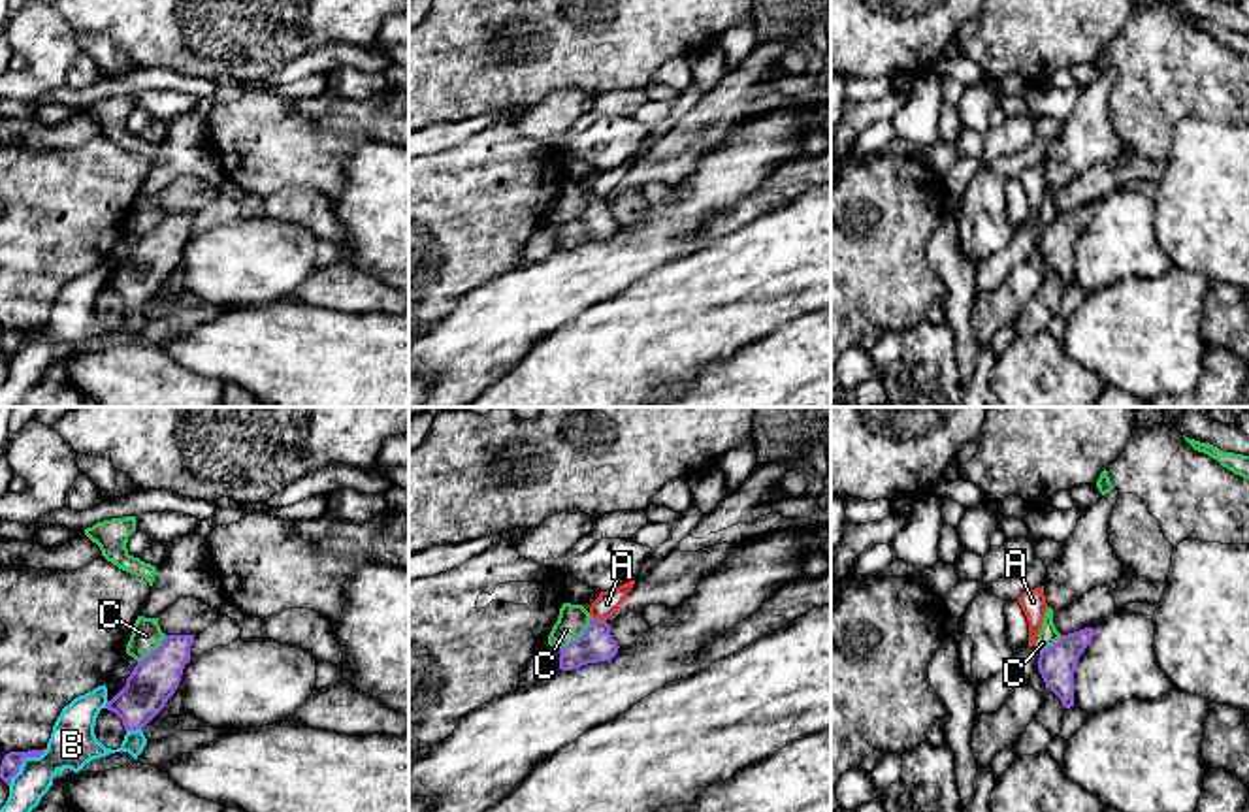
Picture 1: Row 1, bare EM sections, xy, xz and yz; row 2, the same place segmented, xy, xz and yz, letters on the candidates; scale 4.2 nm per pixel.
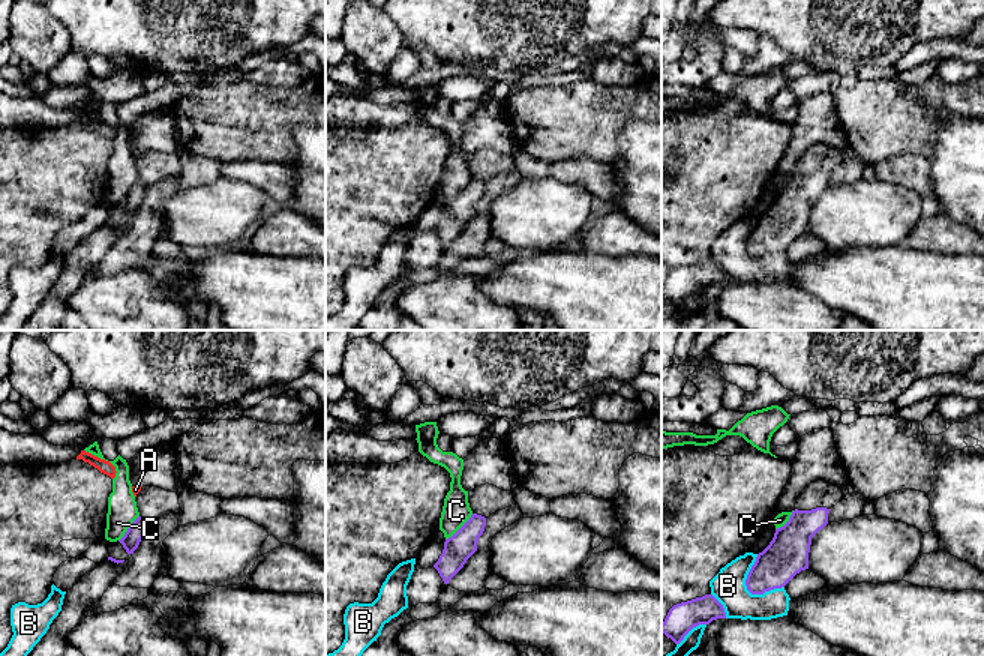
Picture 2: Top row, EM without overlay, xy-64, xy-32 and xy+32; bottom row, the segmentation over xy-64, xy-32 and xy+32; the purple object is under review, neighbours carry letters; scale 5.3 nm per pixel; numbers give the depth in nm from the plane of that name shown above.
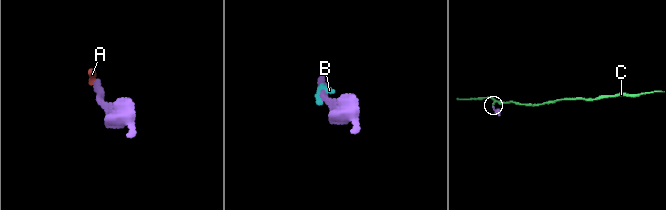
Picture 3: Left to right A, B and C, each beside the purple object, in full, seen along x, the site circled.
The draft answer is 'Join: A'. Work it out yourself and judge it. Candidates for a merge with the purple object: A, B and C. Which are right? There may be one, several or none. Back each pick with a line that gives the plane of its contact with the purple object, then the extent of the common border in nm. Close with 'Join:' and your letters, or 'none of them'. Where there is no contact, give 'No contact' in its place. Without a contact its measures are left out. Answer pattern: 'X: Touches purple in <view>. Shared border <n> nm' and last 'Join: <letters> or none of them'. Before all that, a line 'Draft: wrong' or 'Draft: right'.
Draft: wrong
Join: none of them

